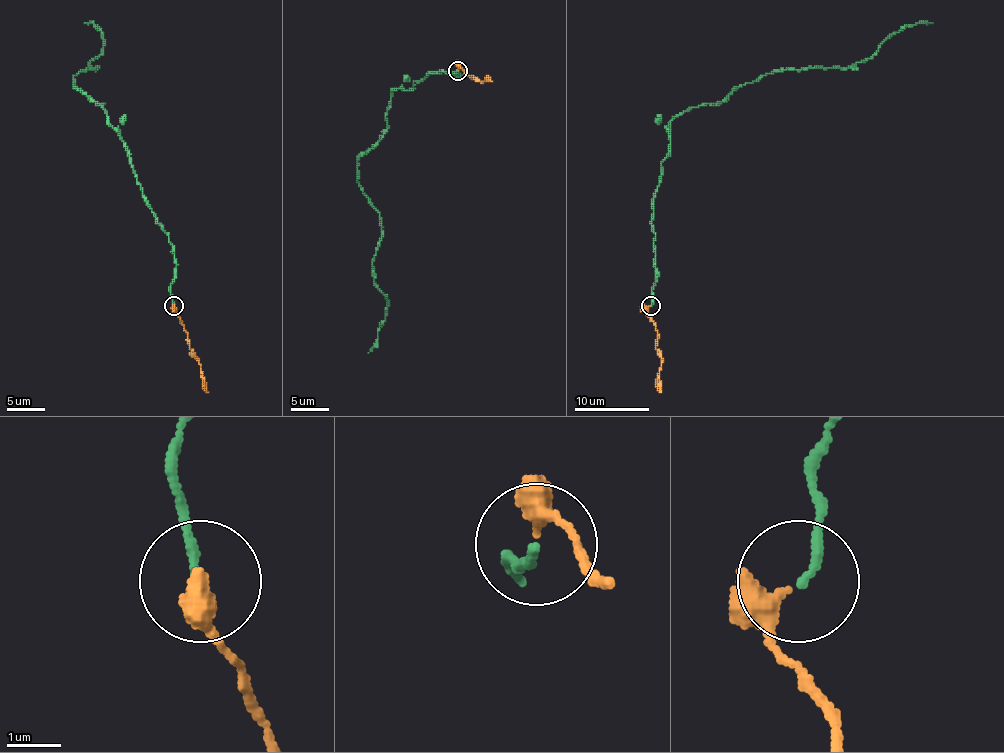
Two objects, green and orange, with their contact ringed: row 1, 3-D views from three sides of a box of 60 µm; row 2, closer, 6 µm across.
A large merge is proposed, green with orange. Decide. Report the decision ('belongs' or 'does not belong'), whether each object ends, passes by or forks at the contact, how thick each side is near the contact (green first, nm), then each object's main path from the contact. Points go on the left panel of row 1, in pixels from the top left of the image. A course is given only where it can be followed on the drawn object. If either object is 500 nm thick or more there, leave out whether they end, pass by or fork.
belongs; green ends; orange passes by; calibres 170 and 280 nm; course green (174, 306), (169, 235), (103, 103), (73, 85), (103, 51), (101, 32), (84, 23); course orange (174, 306), (189, 349), (199, 362), (202, 386), (208, 392)

